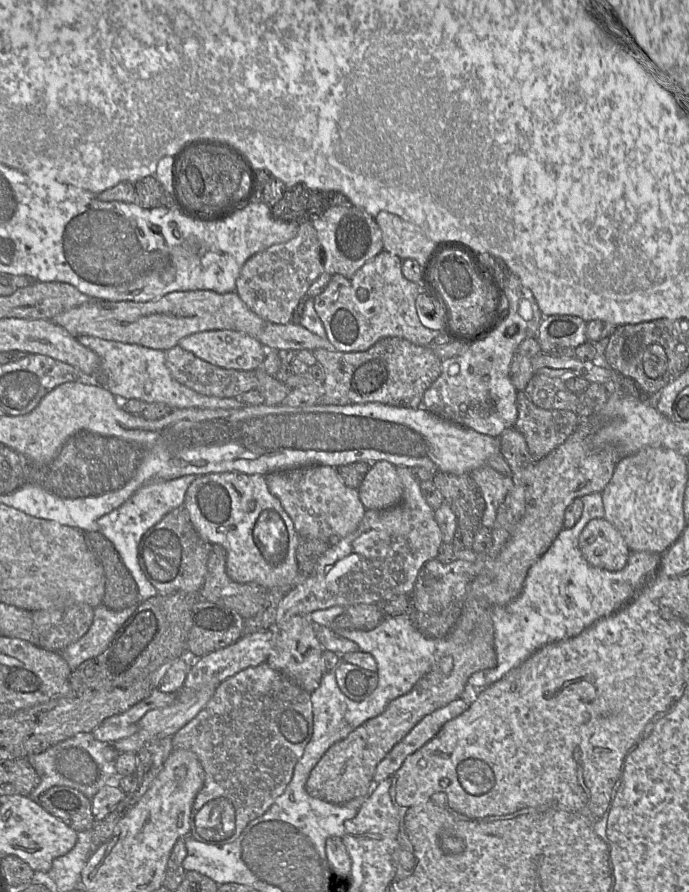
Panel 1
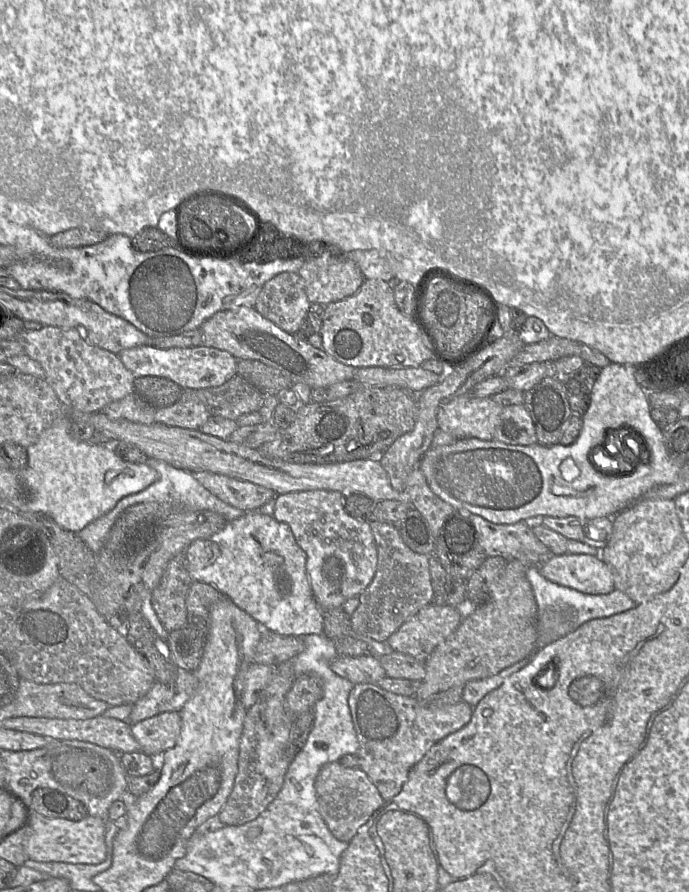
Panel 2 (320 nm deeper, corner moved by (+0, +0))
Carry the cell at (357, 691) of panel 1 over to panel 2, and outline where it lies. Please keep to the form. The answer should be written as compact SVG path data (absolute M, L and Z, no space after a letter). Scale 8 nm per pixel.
M370 683L354 684L348 704L359 741L359 767L369 776L385 801L400 793L410 771L434 744L467 725L473 714L473 707L463 699L449 705L425 705L414 696L399 695Z

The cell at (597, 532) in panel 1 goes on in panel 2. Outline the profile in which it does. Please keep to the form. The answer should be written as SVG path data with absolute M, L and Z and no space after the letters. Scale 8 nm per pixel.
M551 555L537 566L547 580L585 594L608 594L615 589L608 565L593 555Z

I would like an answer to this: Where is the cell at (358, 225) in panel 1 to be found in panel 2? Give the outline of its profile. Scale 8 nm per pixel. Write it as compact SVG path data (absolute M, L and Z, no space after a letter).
M336 249L307 257L300 276L311 304L328 305L354 295L365 278L358 265Z

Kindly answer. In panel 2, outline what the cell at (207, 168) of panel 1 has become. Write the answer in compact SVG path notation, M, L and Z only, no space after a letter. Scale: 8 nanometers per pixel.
M204 192L178 207L180 246L198 254L231 254L253 241L261 229L258 217L238 200L224 194Z

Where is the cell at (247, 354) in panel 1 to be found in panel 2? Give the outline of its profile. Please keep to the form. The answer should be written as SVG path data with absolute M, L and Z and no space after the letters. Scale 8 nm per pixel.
M140 346L124 350L119 357L135 377L163 377L174 381L184 389L218 387L237 374L237 359L228 351L213 347L160 349L153 346Z

